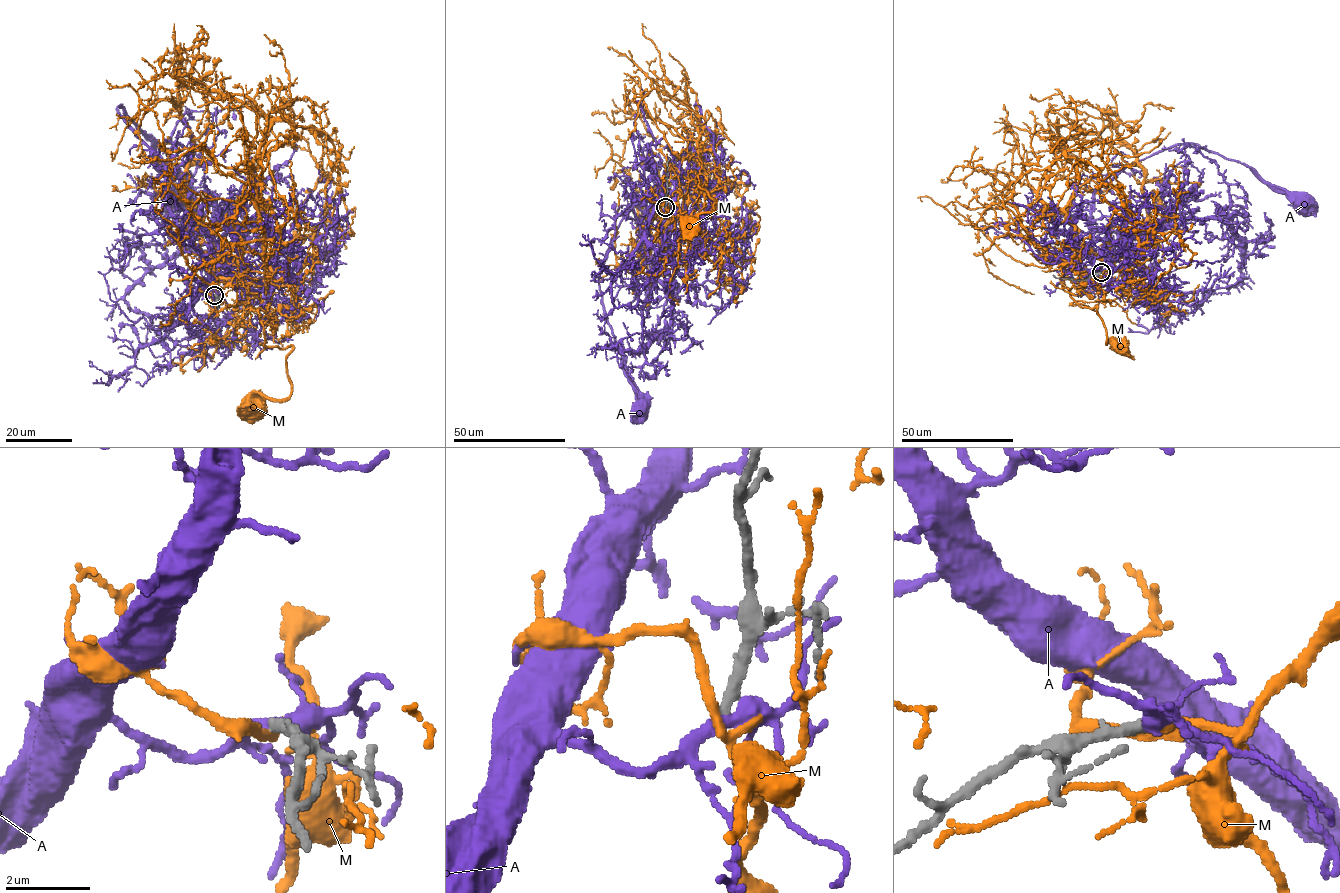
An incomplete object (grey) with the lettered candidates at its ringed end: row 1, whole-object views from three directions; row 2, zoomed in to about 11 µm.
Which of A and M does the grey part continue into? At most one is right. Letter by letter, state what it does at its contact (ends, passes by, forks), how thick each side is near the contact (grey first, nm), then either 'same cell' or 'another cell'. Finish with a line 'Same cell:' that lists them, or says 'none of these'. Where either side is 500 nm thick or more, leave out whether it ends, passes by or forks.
A: it forks | 300/320 nm | same cell
M: it forks | 300/190 nm | another cell
Same cell: A

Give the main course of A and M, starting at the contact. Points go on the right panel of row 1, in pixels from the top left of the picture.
A: (1101, 272), (1086, 250), (1094, 191), (1113, 173), (1175, 145), (1197, 144), (1237, 160), (1304, 202)
M: (1101, 272), (1113, 263), (1084, 252), (1070, 296), (1097, 307), (1106, 343), (1115, 340), (1120, 349)

